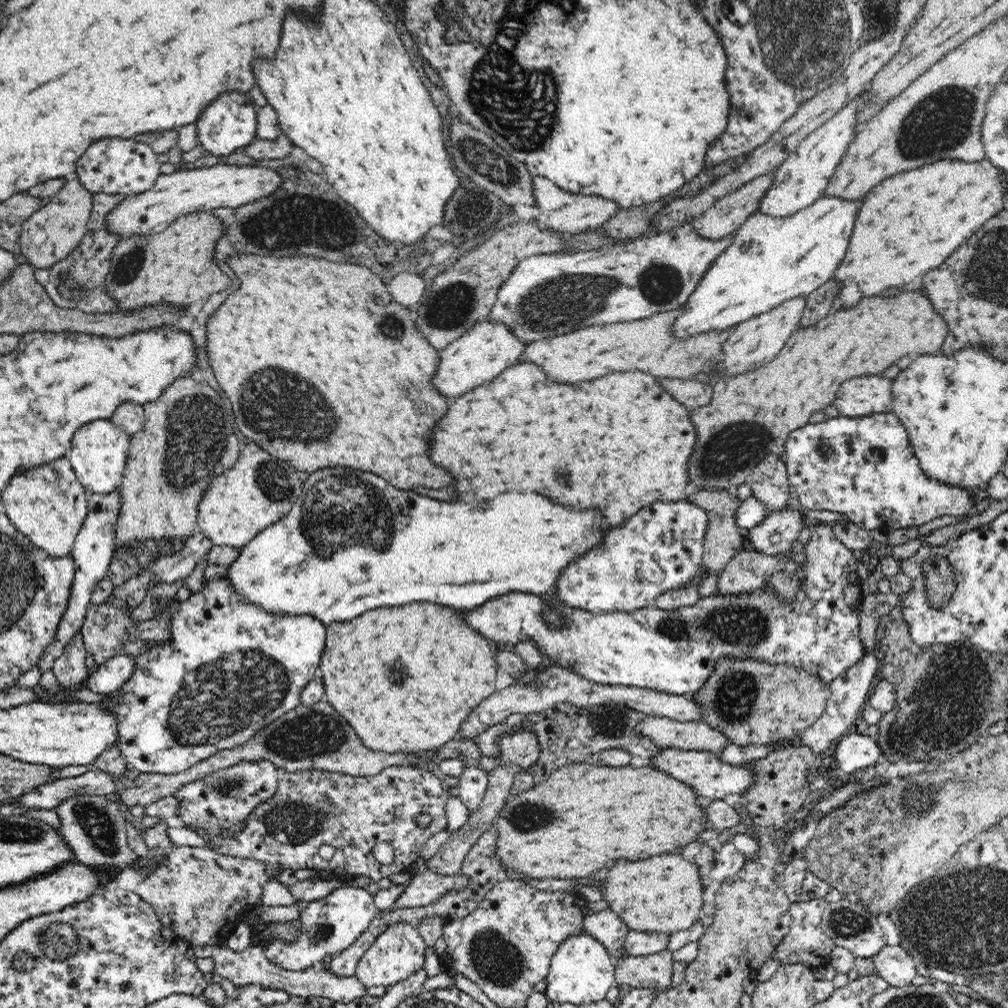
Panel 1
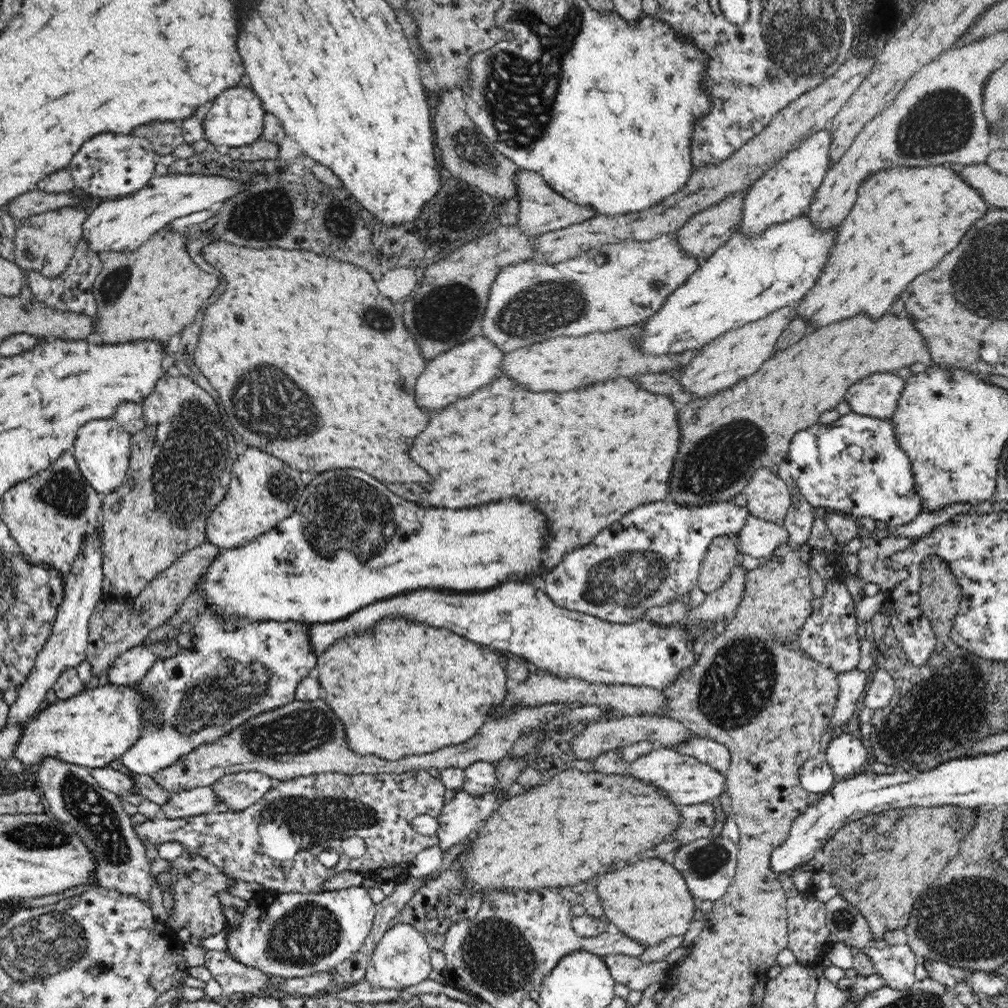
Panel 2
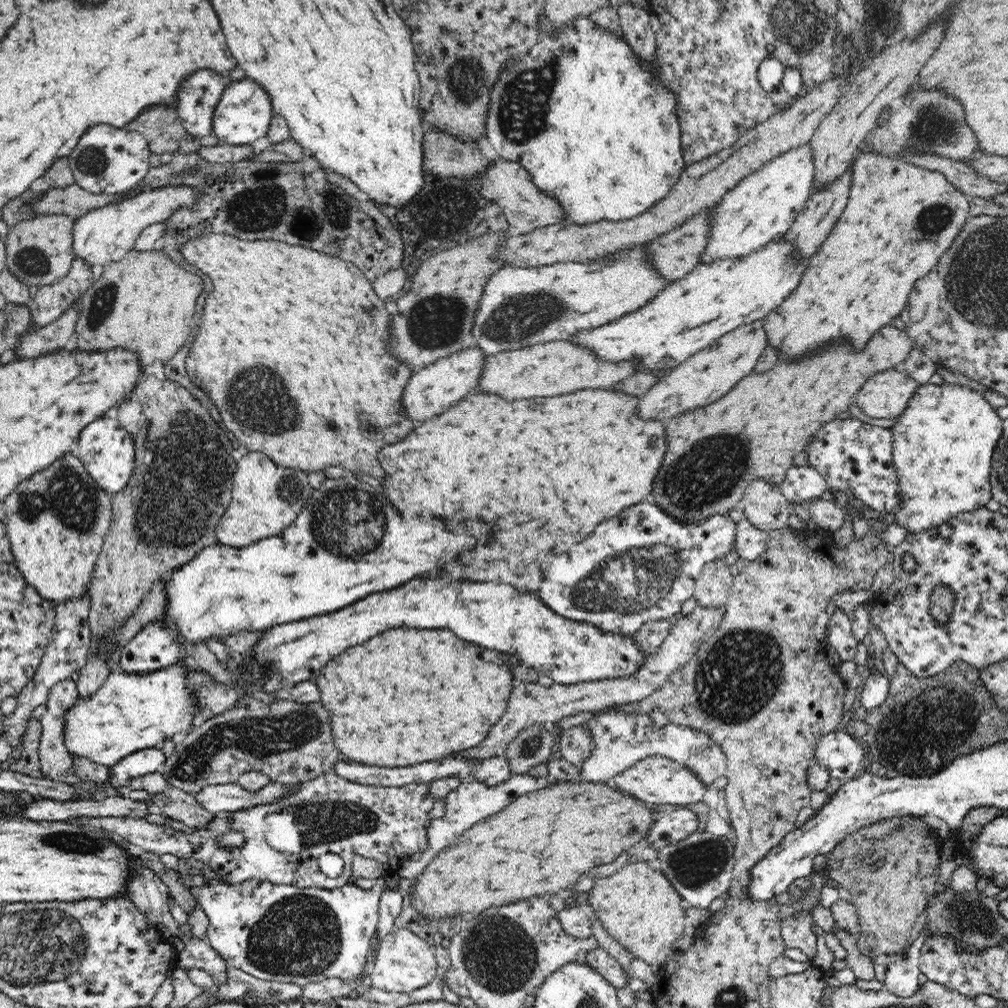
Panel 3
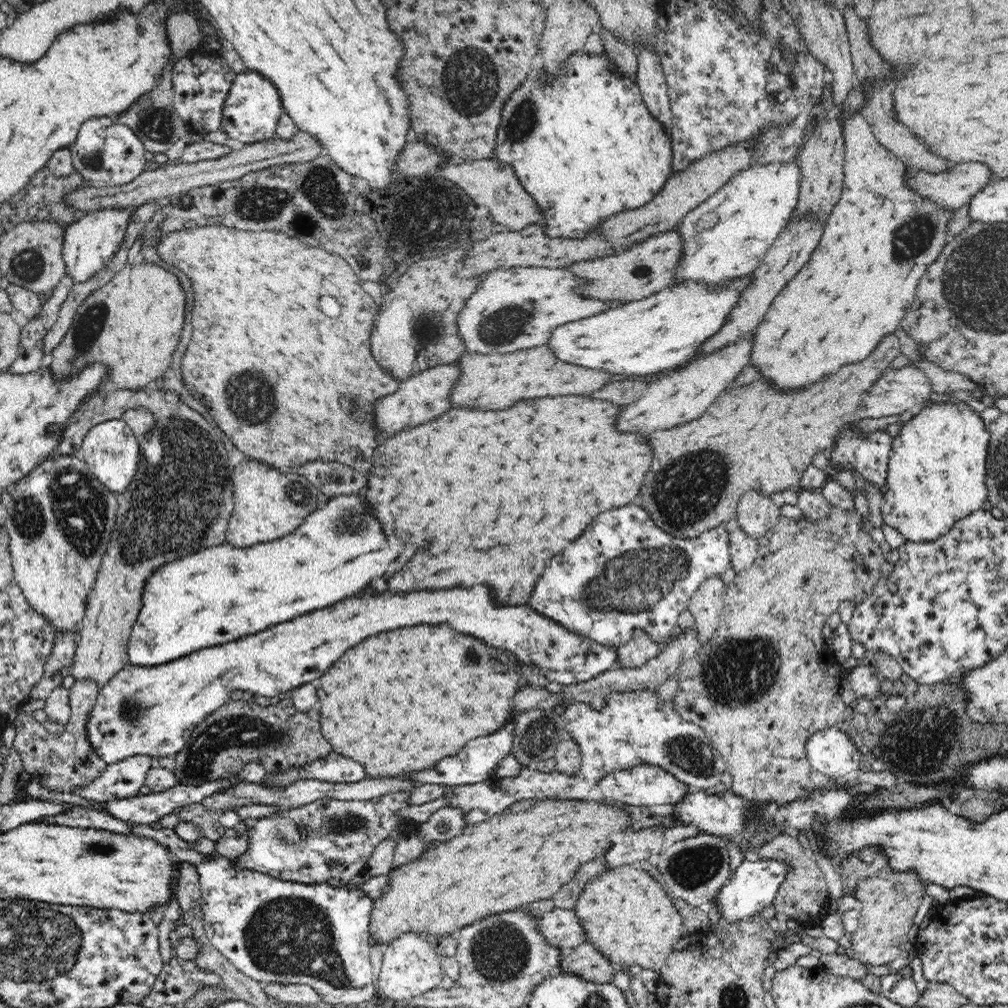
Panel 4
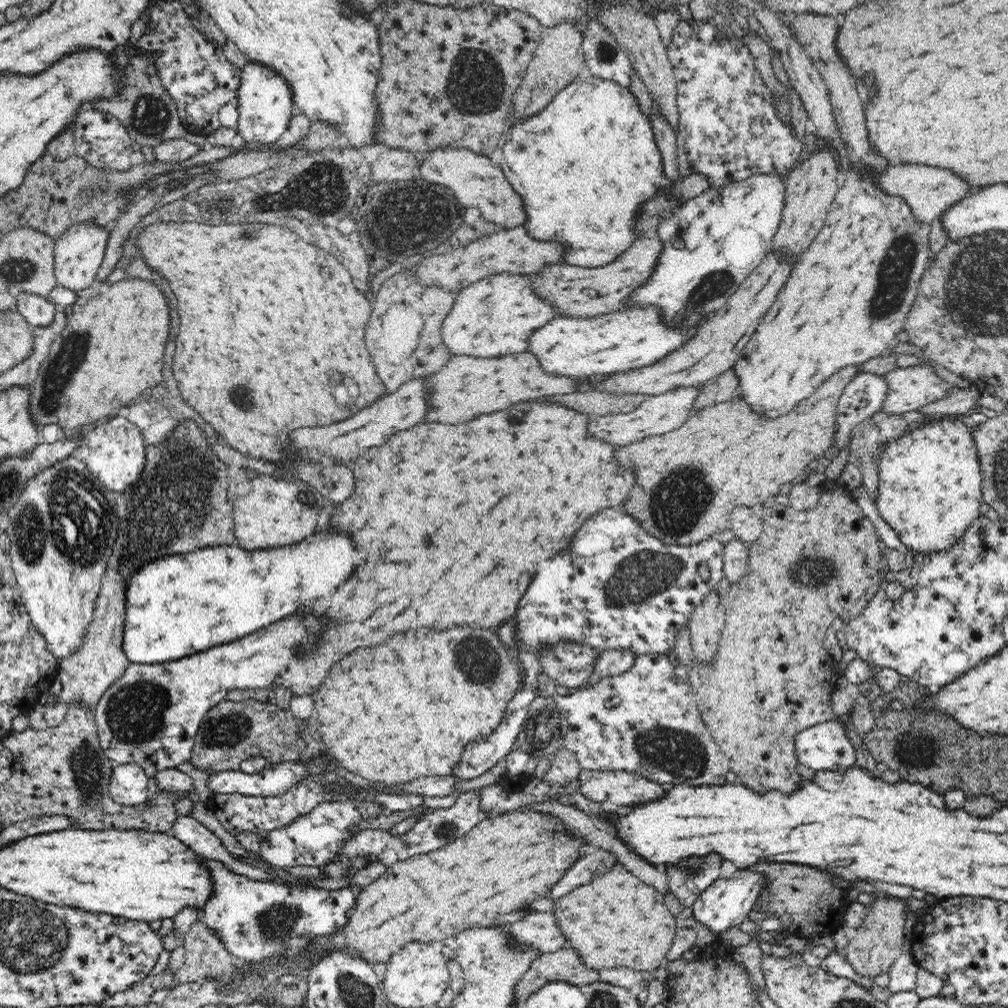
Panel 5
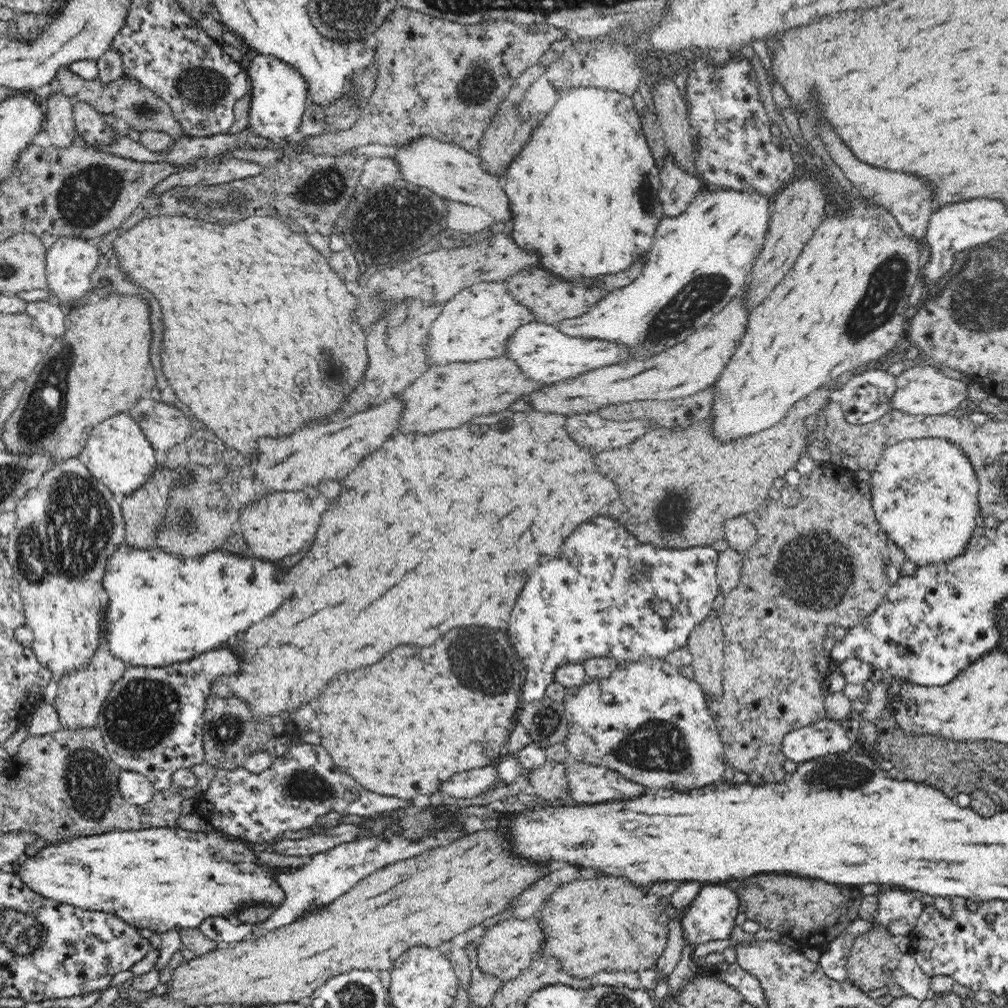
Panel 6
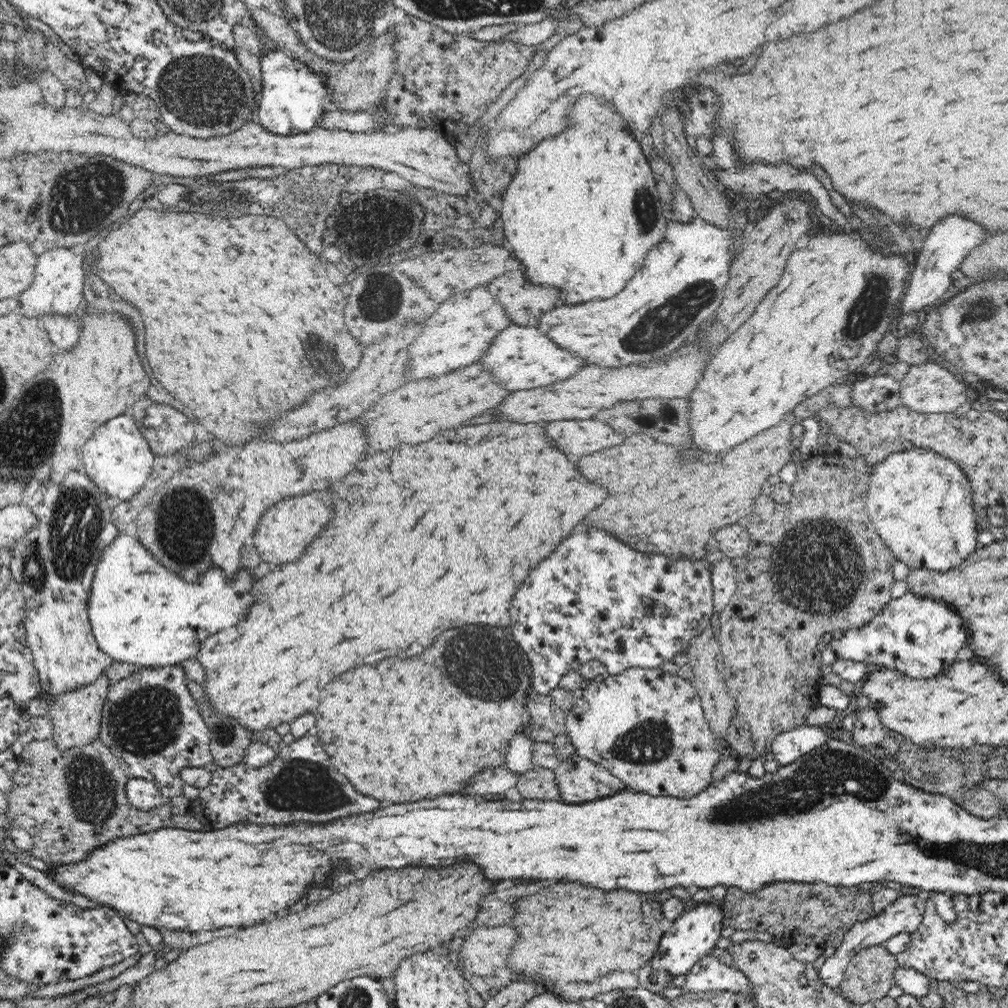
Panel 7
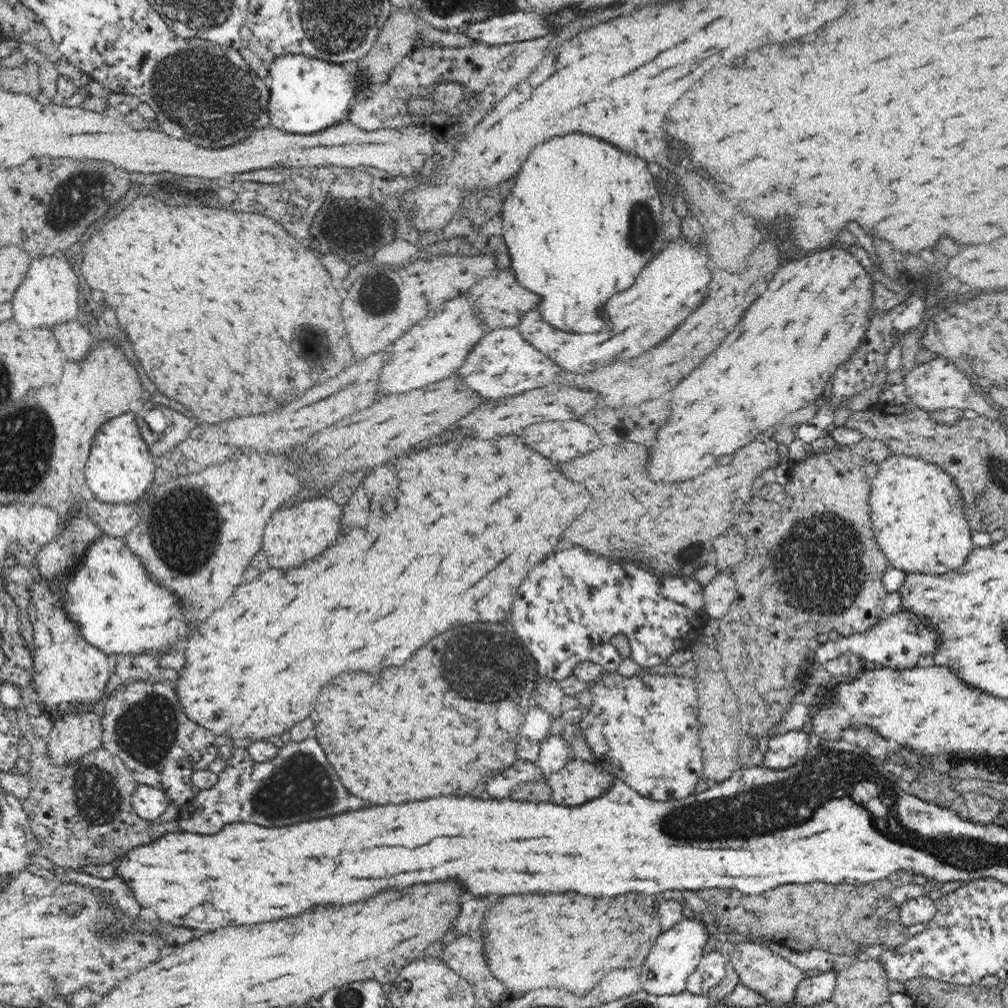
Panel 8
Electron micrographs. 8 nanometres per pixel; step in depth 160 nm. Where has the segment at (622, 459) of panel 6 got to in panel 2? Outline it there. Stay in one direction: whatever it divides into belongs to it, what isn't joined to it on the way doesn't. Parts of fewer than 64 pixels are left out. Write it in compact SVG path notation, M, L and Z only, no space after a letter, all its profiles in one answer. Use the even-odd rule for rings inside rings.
M858 314L856 318L836 322L808 334L798 344L774 353L754 374L740 379L734 386L715 395L694 398L689 403L678 405L676 420L680 424L682 440L674 460L674 474L670 478L670 496L679 506L688 507L732 500L743 492L749 473L766 468L776 475L779 466L787 460L790 444L798 431L814 426L822 412L838 406L854 382L874 372L896 373L916 362L930 366L932 357L924 345L922 334L905 315L884 314L878 322L872 322L866 314Z

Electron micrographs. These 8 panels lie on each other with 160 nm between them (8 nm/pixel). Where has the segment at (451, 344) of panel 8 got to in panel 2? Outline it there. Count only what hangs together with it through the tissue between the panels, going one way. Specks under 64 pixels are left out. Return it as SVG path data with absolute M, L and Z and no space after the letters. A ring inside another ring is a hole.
M659 235L649 241L624 240L590 249L573 259L556 264L519 262L505 266L494 278L482 318L482 335L503 353L542 342L554 336L582 336L638 324L658 312L668 294L682 286L700 264L686 257L673 235Z

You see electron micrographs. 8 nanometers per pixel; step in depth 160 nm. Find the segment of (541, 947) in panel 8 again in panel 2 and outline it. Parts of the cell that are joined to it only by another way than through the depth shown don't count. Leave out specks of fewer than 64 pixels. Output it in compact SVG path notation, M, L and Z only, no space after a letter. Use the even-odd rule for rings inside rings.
M652 857L610 874L600 874L596 878L598 882L594 882L593 886L604 915L614 931L638 942L645 949L654 948L672 937L684 936L688 932L698 903L690 895L678 869L670 863Z

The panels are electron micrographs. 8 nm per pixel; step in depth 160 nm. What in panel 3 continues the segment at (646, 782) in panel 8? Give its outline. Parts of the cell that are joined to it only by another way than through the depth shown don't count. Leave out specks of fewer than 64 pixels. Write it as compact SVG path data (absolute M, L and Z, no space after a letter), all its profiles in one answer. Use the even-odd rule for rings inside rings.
M614 704L594 714L582 726L594 739L594 748L590 756L572 780L578 782L592 782L609 784L613 776L628 770L634 763L643 758L659 756L682 763L686 769L692 771L702 783L710 786L725 775L727 760L722 749L705 733L690 726L682 726L667 722L660 728L654 727L650 714L624 713L622 704ZM530 773L510 775L506 782L488 786L483 782L476 780L462 780L460 786L456 790L450 791L444 798L445 814L442 818L431 820L431 824L427 828L428 842L426 848L422 852L416 852L409 856L403 863L402 874L406 879L414 879L424 868L426 864L432 860L440 850L444 850L446 846L450 846L456 841L465 830L468 830L474 823L484 820L486 817L492 816L510 804L515 798L522 796L526 793L533 793L537 790L549 787L550 785L558 782L556 778L551 775L535 777Z

